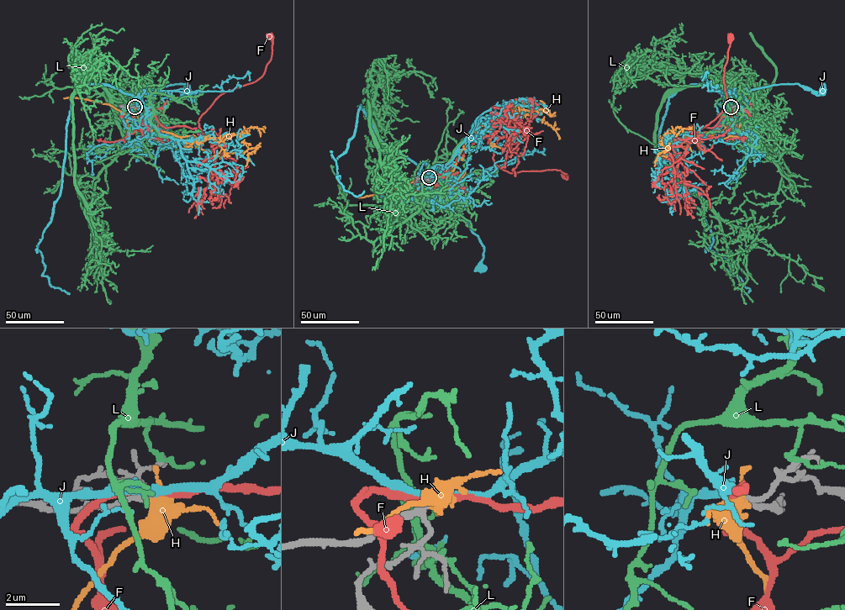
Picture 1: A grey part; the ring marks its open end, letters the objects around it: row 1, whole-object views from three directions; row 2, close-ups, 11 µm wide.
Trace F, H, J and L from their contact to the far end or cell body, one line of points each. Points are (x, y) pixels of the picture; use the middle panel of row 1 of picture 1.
F: (429, 177), (433, 181), (446, 172), (490, 129), (499, 138), (493, 159), (500, 168), (556, 169), (565, 176)
H: (429, 177), (447, 177), (470, 135), (488, 121), (520, 108), (541, 109), (549, 115), (540, 100)
J: (429, 177), (437, 176), (435, 184), (440, 193), (465, 219), (483, 246), (481, 261), (483, 268)
L: (430, 180), (429, 185), (407, 184), (368, 115), (367, 102), (369, 127), (391, 198), (384, 250), (375, 270)

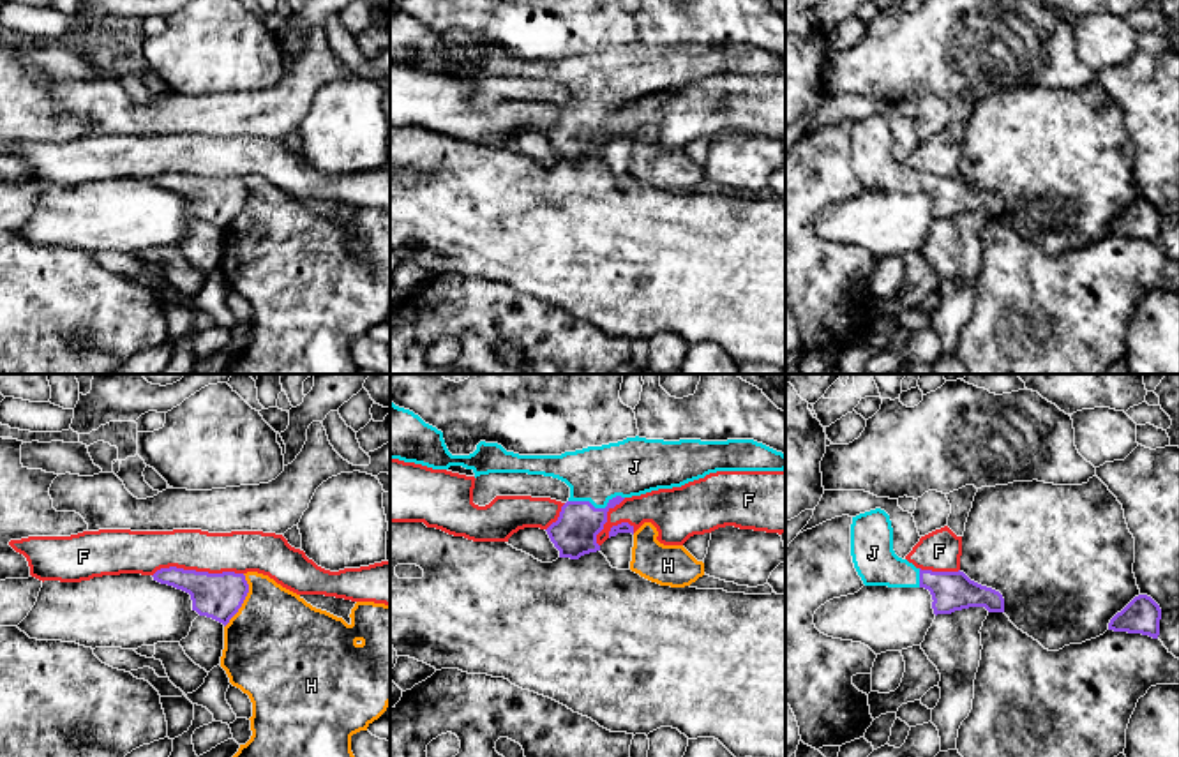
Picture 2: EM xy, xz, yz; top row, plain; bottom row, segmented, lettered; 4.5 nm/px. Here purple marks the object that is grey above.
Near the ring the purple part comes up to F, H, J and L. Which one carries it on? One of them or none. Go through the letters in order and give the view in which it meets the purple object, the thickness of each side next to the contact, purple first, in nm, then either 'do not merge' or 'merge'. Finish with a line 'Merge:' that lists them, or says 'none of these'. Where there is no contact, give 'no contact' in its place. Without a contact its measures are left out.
F: xy | 200/200 nm | do not merge
H: xy | 200/460 nm | do not merge
J: xz | 200/260 nm | merge
L: no contact | do not merge
Merge: J

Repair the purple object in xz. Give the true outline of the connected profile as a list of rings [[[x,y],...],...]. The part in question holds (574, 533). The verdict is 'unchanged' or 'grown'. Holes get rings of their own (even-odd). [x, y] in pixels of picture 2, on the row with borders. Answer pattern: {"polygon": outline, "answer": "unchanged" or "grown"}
{"polygon": [[[390,399],[390,459],[399,459],[404,462],[422,464],[432,469],[448,469],[450,466],[462,466],[475,473],[475,478],[489,473],[528,473],[544,475],[565,482],[570,487],[570,498],[561,506],[559,517],[545,531],[559,551],[559,558],[579,559],[584,554],[600,551],[597,543],[597,535],[604,529],[607,522],[607,512],[620,505],[625,498],[641,496],[658,489],[681,487],[688,482],[704,478],[717,471],[784,471],[785,455],[754,439],[727,439],[727,441],[701,441],[701,439],[646,439],[646,438],[627,438],[618,443],[609,443],[602,446],[588,446],[575,452],[565,452],[561,455],[519,455],[507,452],[498,443],[480,441],[477,450],[469,455],[452,455],[445,445],[443,432],[436,427],[425,423],[418,415],[409,409],[399,408]]], "answer": "grown"}

